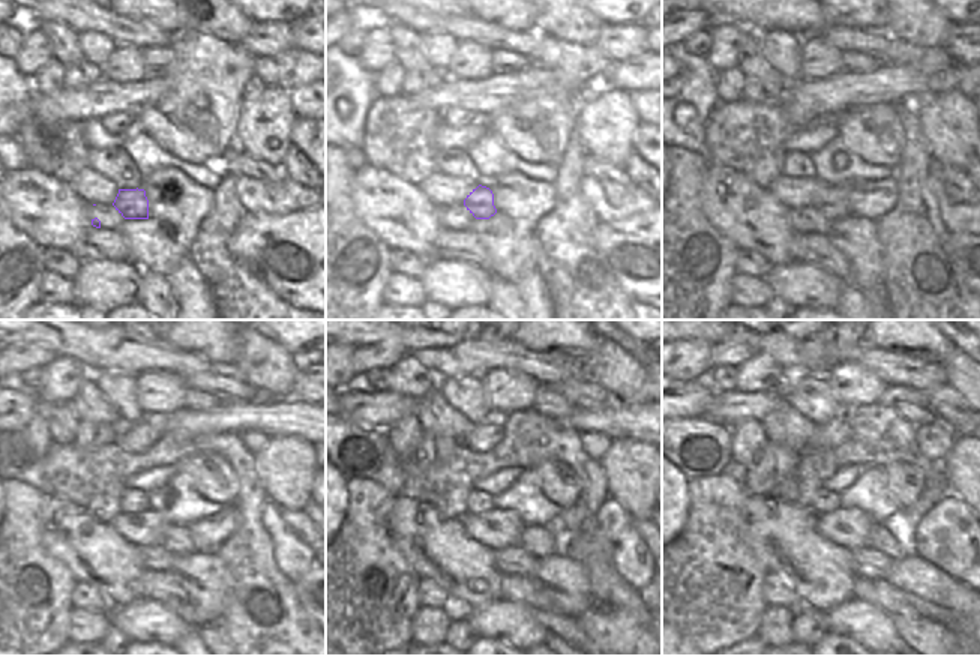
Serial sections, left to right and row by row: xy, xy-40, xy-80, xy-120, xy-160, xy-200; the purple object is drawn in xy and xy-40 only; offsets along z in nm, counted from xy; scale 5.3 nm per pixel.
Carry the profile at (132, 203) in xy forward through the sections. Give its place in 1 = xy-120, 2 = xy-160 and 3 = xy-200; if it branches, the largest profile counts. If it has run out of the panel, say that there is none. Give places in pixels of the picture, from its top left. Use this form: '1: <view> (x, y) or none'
1: xy-120 (177, 539)
2: xy-160 (536, 539)
3: xy-200 (880, 539)

